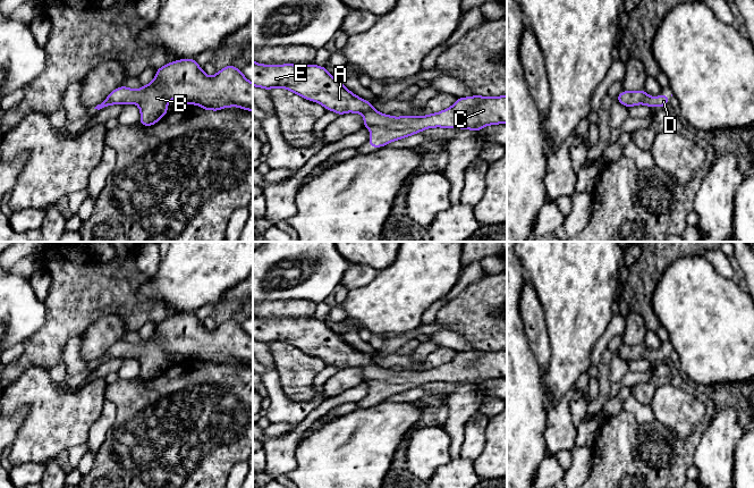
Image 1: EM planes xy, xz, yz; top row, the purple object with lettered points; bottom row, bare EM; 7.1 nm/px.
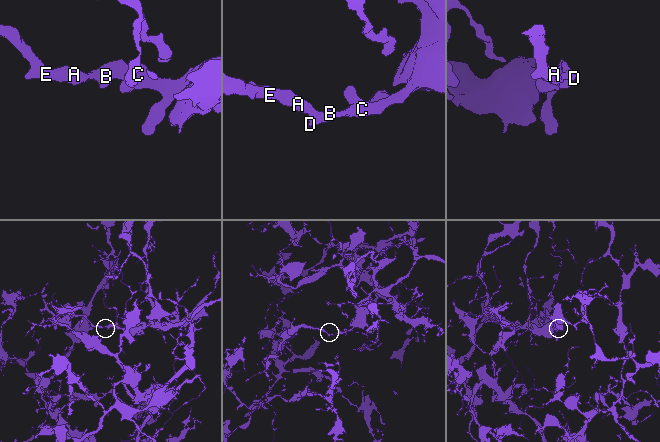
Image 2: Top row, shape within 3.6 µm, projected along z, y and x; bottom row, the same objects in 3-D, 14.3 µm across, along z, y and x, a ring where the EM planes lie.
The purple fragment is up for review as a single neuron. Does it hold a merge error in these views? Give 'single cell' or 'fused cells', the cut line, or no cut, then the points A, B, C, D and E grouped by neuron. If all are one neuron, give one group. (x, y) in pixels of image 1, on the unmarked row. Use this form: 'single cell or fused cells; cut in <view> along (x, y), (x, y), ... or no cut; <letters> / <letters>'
single cell; no cut; A B C D E

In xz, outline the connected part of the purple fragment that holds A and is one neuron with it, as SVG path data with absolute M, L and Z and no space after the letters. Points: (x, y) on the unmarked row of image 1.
M253 314L253 340L289 344L302 352L322 359L339 370L362 368L370 384L368 399L386 401L426 382L461 382L478 386L484 380L507 378L507 350L458 352L450 361L427 370L392 371L383 369L372 357L355 350L341 335L317 319L262 319Z

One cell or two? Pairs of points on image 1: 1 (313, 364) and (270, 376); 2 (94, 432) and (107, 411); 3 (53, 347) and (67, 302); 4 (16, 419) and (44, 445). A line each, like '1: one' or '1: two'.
1: two
2: one
3: one
4: two

